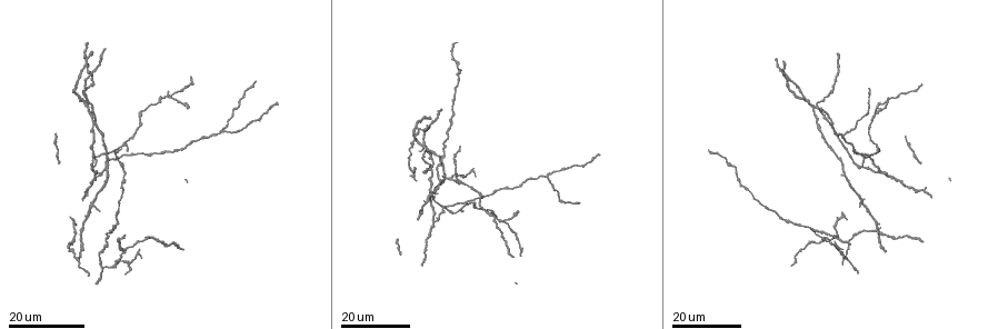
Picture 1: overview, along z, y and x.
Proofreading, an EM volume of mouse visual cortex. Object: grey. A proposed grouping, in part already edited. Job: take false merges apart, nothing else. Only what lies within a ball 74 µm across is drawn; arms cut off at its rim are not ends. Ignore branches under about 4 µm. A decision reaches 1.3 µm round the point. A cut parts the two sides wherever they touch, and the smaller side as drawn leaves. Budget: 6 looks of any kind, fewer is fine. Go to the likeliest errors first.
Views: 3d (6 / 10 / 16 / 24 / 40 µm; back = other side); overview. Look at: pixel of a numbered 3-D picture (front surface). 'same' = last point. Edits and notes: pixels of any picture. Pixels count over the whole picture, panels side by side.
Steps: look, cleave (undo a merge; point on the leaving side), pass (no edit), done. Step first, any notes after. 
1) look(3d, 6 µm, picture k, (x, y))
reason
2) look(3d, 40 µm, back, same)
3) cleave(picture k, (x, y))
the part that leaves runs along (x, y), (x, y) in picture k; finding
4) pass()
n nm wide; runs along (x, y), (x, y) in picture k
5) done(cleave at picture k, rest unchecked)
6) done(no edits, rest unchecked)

look(3d, 24 µm, picture 1, (841, 215))

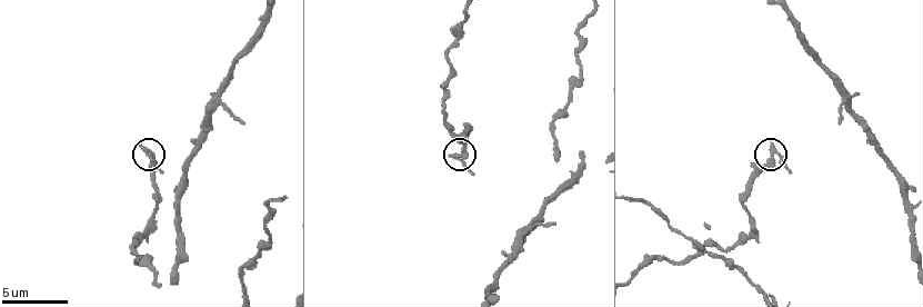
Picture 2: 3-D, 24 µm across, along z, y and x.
look(3d, 6 µm, picture 2, (777, 156))

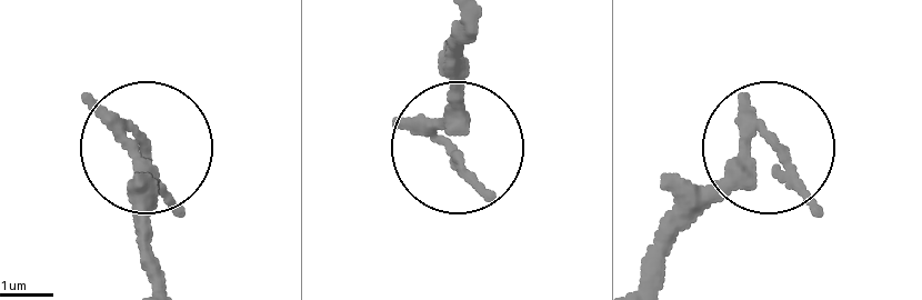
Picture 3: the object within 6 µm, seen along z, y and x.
pass()
3 arms; one cell here

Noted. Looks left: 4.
look(3d, 24 µm, picture 1, (812, 105))
four or more arms meet

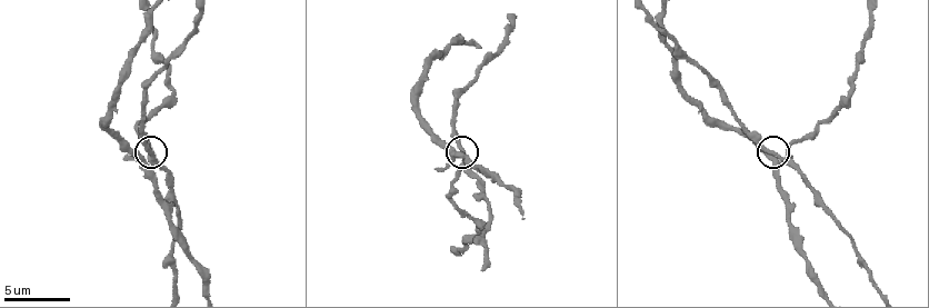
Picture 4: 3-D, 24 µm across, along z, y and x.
look(3d, 6 µm, picture 4, (144, 158))

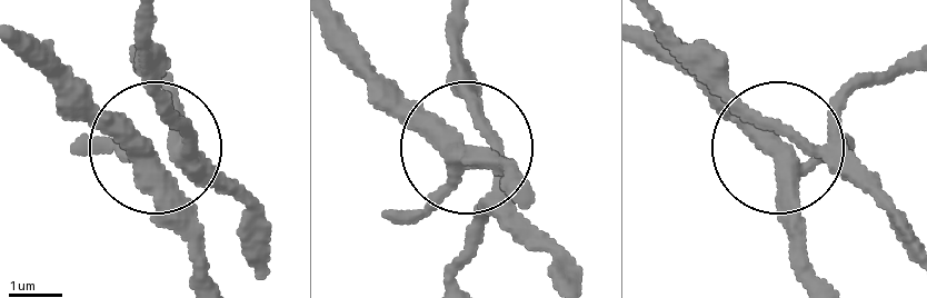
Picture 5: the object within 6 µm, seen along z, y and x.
pass()
side arm 20 µm; runs along (215, 282), (167, 162), (51, 61) in picture 5; continuous, no second cell

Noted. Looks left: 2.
look(3d, 24 µm, picture 1, (435, 220))
branch point

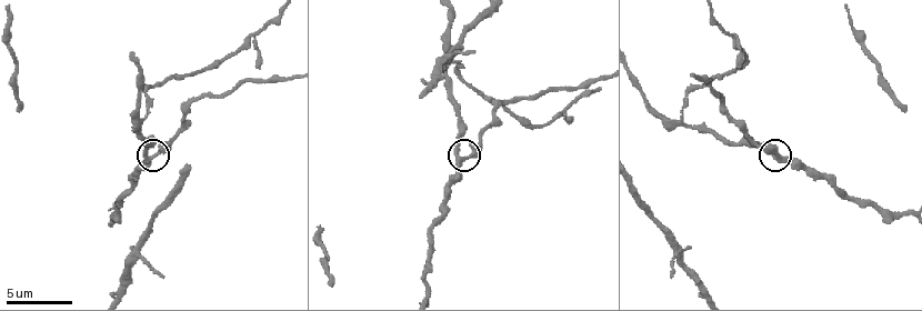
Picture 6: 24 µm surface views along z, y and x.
look(3d, 6 µm, picture 6, (464, 159))
zoom in

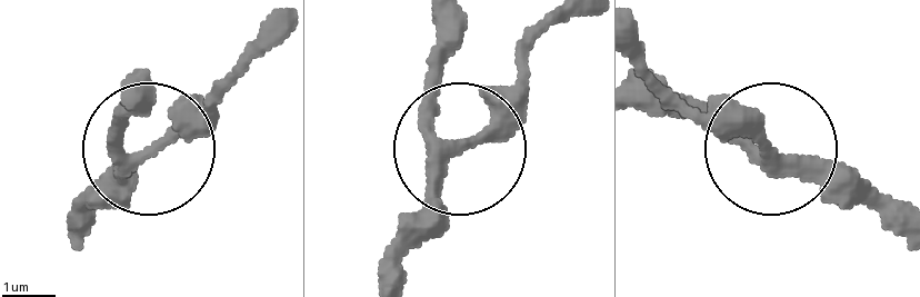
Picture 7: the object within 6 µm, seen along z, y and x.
pass()
250 nm wide; one cell here

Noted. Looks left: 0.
done(no edits, rest unchecked)

